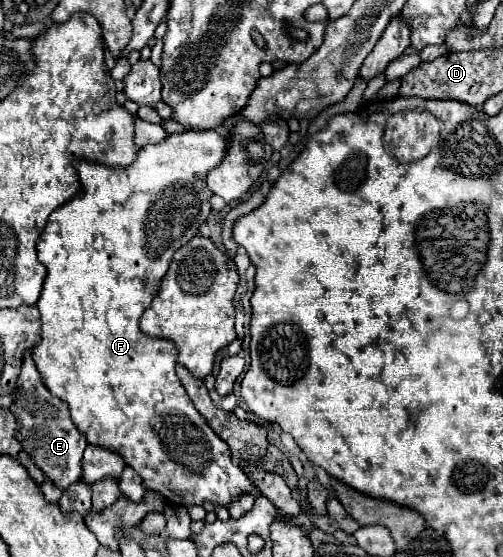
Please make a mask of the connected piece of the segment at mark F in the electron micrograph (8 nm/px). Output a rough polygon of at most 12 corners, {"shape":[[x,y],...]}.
{"shape":[[217,131],[75,161],[33,361],[171,505],[253,491],[139,317],[207,219]]}

